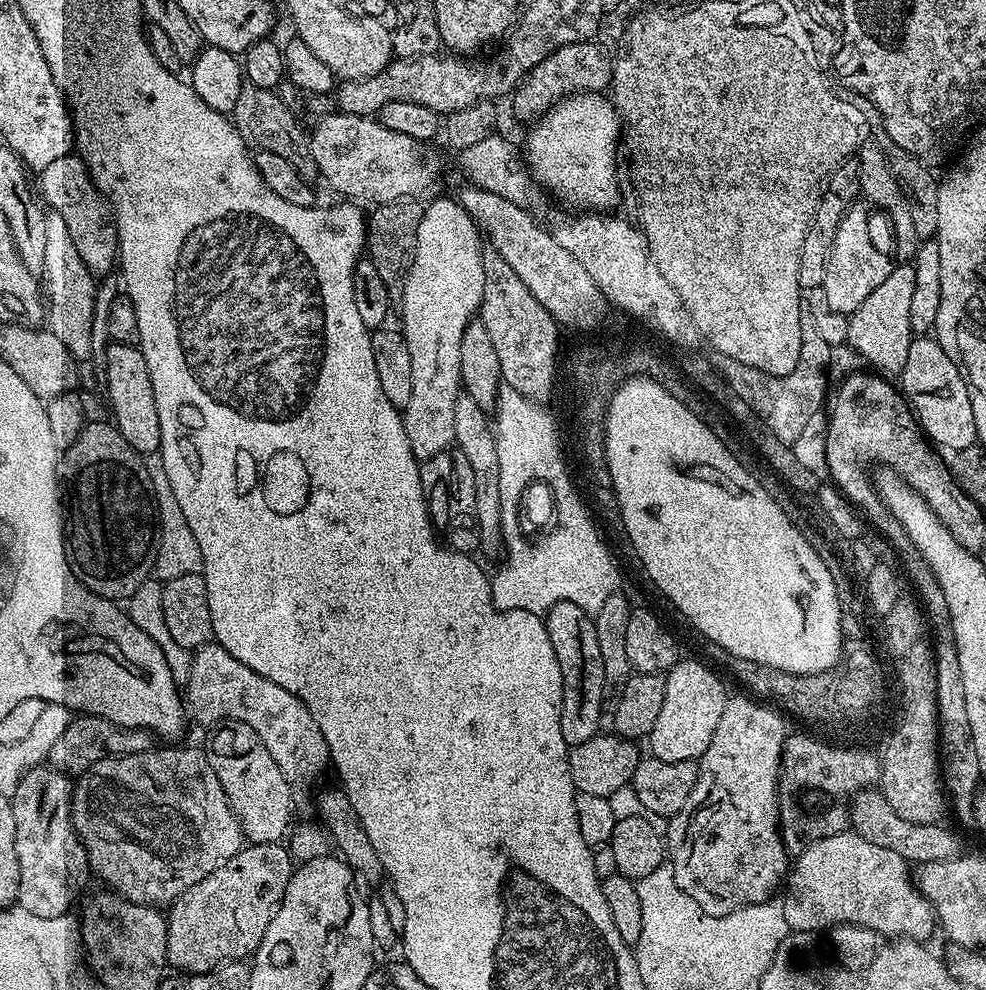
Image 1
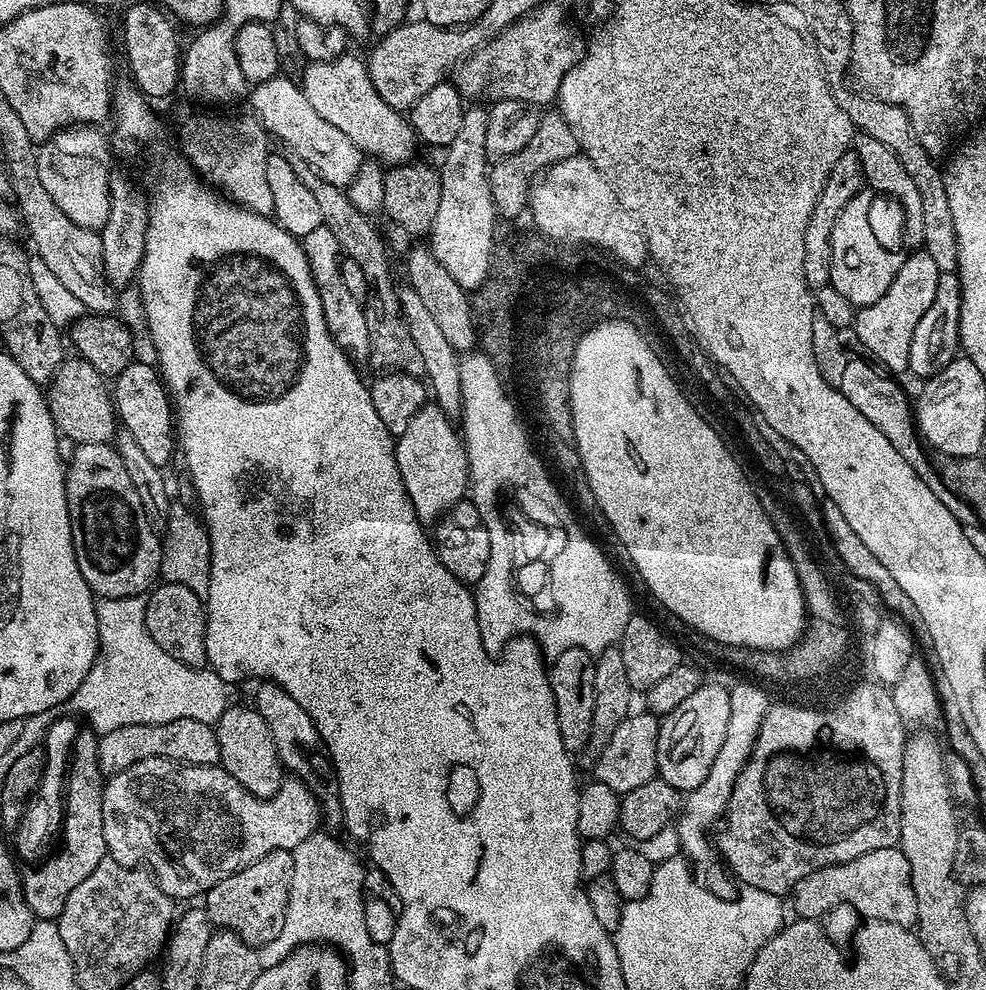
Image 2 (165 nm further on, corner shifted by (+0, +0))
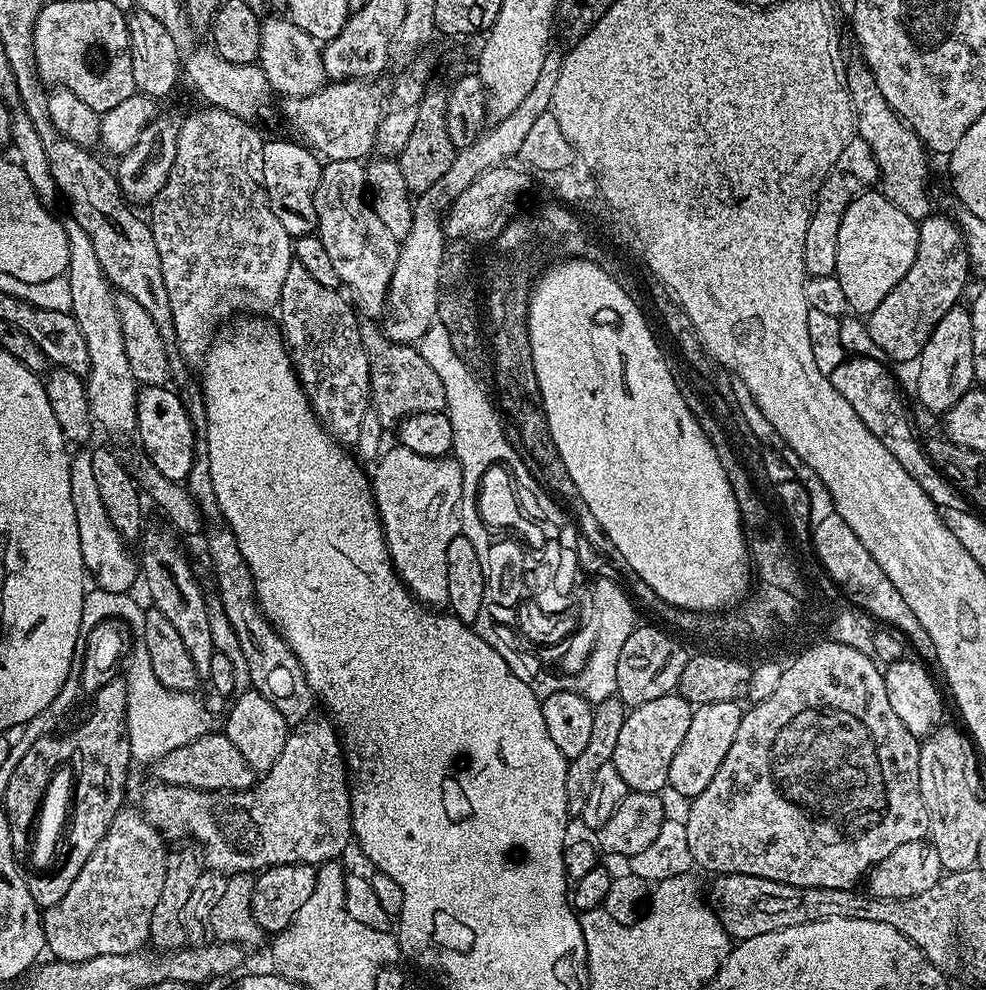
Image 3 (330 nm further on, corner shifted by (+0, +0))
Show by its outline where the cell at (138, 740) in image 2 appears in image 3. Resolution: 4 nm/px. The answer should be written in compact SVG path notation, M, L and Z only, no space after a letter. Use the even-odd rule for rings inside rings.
M220 730L207 732L178 750L170 750L170 754L156 761L154 771L165 784L175 784L177 788L200 788L204 792L245 792L258 779L257 773L242 758L238 746L234 746L234 742L230 742Z

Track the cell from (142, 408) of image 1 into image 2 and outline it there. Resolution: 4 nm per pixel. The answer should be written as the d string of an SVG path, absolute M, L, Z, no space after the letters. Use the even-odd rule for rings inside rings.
M133 362L126 366L126 370L122 370L122 374L114 377L114 407L119 423L130 430L134 442L138 442L139 448L146 453L146 458L150 458L154 466L164 470L172 460L172 452L174 456L178 448L174 431L174 409L159 371L149 364Z

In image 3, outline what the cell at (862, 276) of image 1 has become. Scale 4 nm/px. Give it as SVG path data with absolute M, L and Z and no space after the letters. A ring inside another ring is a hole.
M869 190L854 198L854 202L846 206L846 214L842 214L842 226L838 226L838 262L835 274L846 294L849 309L856 314L873 312L878 302L882 302L882 298L886 298L886 294L890 294L890 290L894 290L894 286L906 278L906 270L914 266L914 254L918 254L917 221L902 214L902 210L898 210L898 206L894 206L894 202L890 202L890 198L886 198L879 190Z

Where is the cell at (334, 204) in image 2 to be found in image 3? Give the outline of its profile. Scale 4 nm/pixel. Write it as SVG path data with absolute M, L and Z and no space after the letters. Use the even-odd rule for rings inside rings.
M372 322L360 325L362 346L368 355L370 370L371 407L380 415L385 426L399 425L400 421L414 414L443 412L448 407L446 389L442 387L442 378L430 370L430 362L420 356L419 347L410 344L396 344L384 335Z

